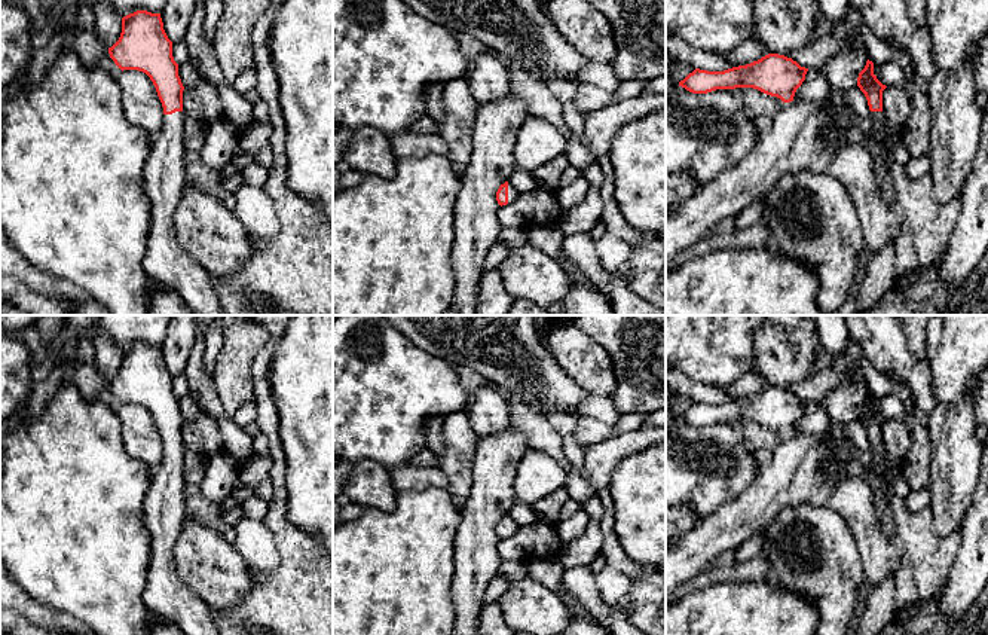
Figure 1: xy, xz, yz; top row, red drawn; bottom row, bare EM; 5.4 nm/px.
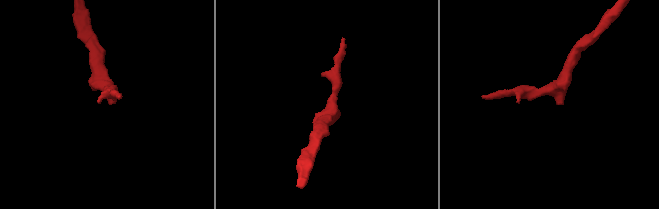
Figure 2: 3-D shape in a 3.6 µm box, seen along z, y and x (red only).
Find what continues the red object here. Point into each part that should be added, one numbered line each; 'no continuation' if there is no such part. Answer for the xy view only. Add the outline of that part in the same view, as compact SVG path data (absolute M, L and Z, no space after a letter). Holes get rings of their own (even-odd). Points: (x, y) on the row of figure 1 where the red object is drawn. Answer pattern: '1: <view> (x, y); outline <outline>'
1: xy (167, 263); outline M184 112L163 115L144 167L144 190L152 205L143 268L155 286L174 289L195 315L224 315L214 278L178 244L174 210L186 187Z

